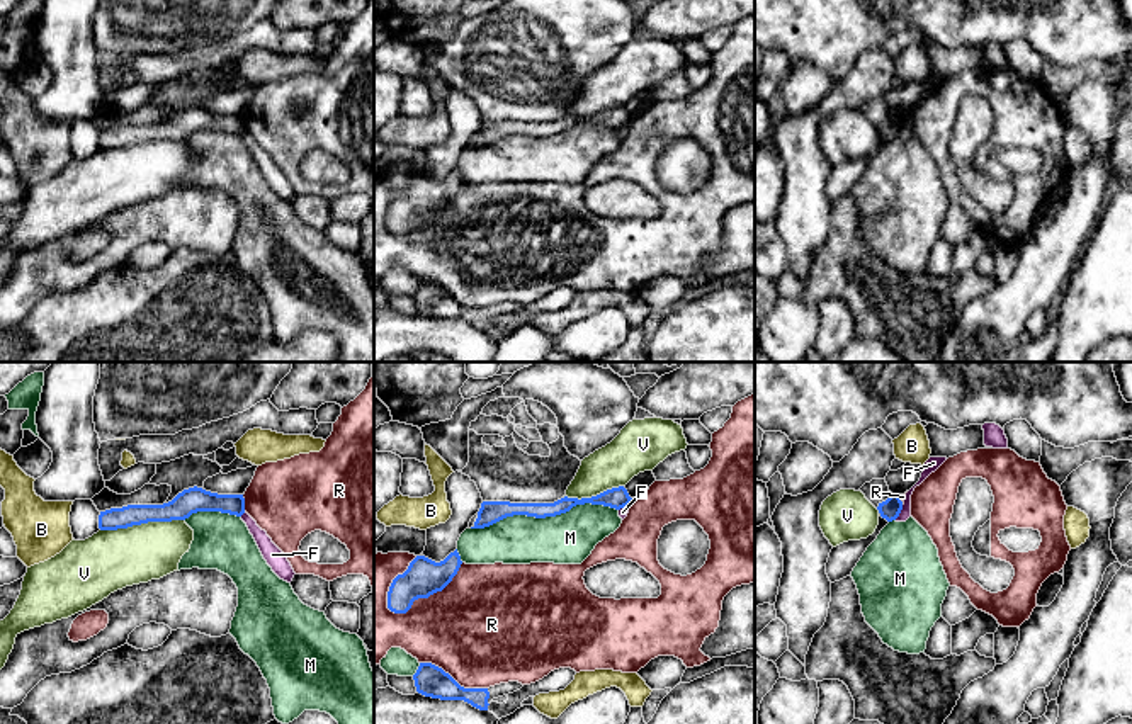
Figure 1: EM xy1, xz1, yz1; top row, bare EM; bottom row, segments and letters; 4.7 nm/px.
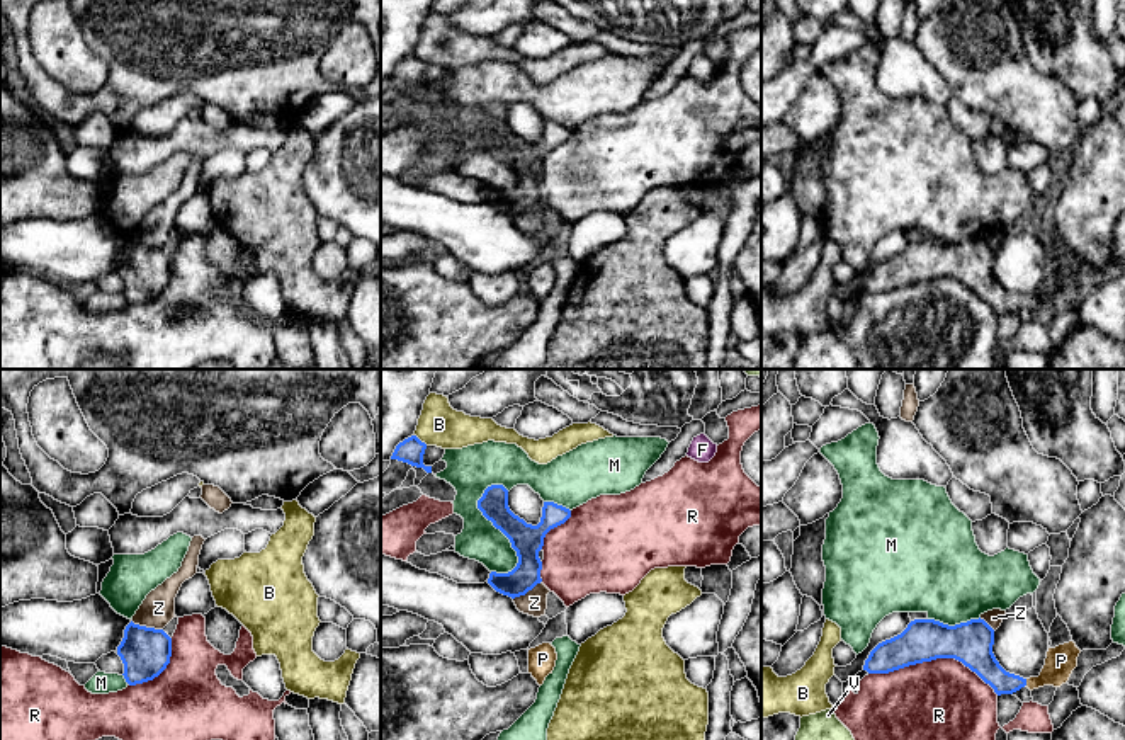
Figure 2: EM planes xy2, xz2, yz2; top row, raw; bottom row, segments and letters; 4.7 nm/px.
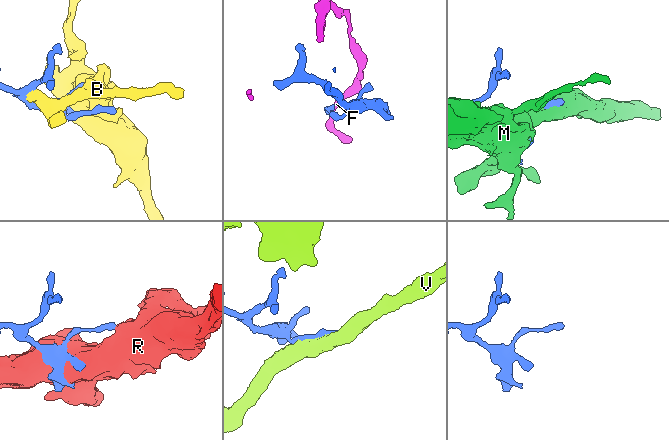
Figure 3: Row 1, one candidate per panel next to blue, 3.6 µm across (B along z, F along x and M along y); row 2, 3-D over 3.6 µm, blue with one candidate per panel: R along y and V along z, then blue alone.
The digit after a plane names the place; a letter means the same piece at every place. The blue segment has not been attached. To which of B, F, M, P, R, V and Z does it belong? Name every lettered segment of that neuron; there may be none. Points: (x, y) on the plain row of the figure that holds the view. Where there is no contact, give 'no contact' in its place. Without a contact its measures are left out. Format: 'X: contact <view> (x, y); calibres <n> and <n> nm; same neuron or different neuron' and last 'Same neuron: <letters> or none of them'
B: contact xz2 (420, 60); calibres 120 and 200 nm; different neuron
F: contact yz1 (899, 131); calibres 90 and 60 nm; different neuron
M: contact xz1 (544, 136); calibres 110 and 240 nm; different neuron
P: contact yz2 (1025, 301); calibres 140 and 140 nm; same neuron
R: contact xz1 (425, 216); calibres 180 and 440 nm; different neuron
V: contact xy1 (141, 141); calibres 120 and 280 nm; different neuron
Z: contact xy2 (145, 245); calibres 240 and 160 nm; different neuron
Same neuron: P

